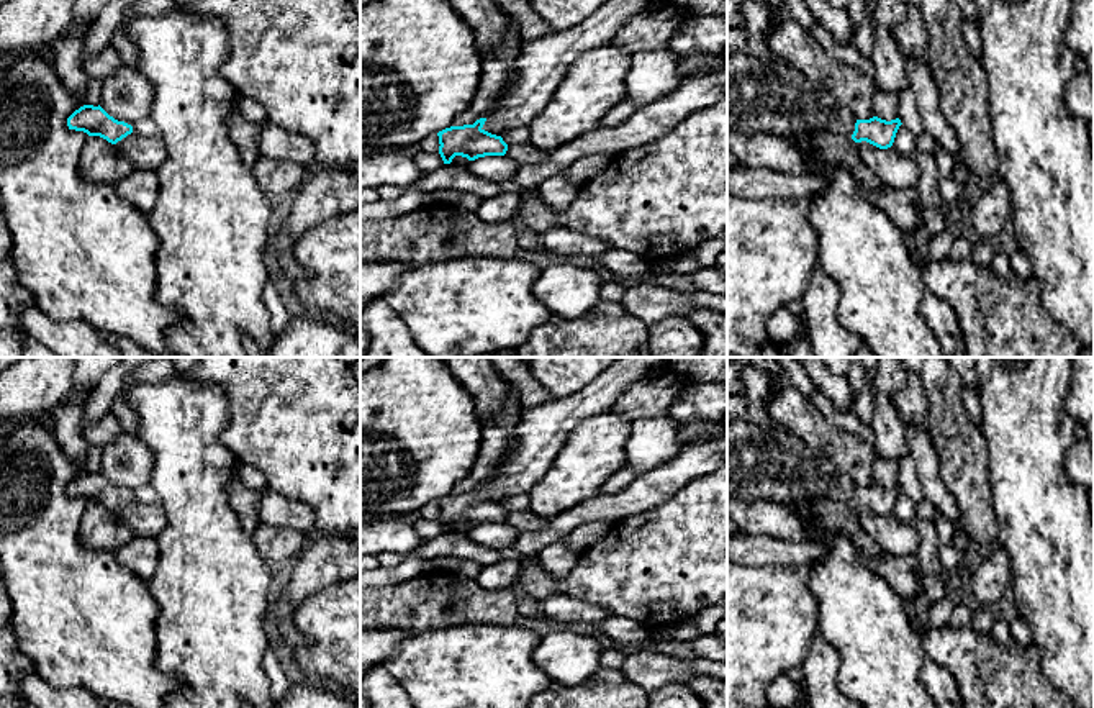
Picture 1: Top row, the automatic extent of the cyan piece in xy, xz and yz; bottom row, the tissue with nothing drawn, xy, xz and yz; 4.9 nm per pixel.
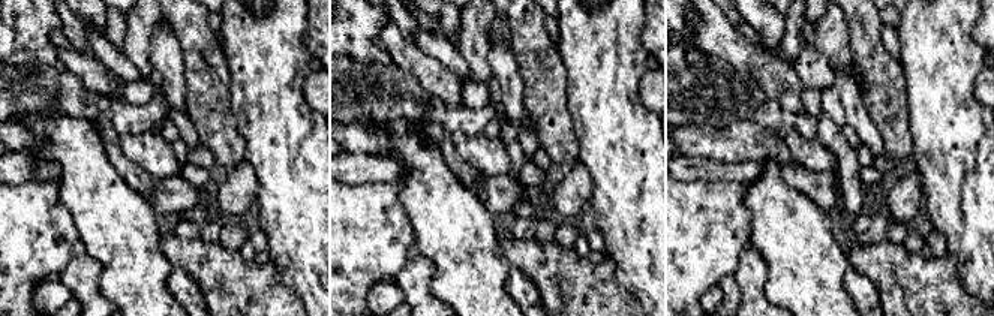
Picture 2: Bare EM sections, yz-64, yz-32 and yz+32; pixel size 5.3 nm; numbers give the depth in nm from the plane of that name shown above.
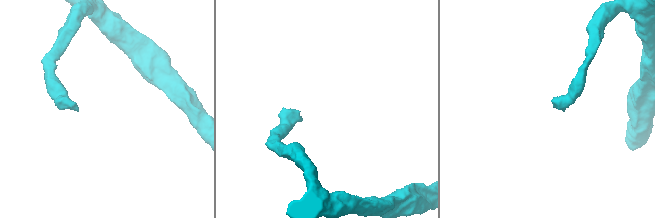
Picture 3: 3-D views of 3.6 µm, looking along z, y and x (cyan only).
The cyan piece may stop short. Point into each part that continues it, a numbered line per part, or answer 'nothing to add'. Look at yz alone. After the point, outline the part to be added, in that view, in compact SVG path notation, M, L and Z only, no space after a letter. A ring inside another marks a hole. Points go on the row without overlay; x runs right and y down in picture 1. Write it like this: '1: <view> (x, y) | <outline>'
1: yz (775, 464) | M737 420L727 424L727 498L766 500L799 505L807 498L825 498L852 505L857 485L814 444L784 428L765 428Z

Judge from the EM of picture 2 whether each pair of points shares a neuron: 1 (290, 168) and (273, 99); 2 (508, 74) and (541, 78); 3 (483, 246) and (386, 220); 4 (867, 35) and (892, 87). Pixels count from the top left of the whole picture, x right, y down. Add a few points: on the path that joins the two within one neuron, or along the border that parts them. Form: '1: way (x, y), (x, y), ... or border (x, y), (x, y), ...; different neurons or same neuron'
1: way (290, 152), (290, 146), (273, 116); same neuron
2: border (510, 41), (522, 86), (522, 104), (526, 110); different neurons
3: border (399, 193), (399, 202), (410, 217), (414, 241); different neurons
4: way (867, 48), (871, 62), (880, 74); same neuron

